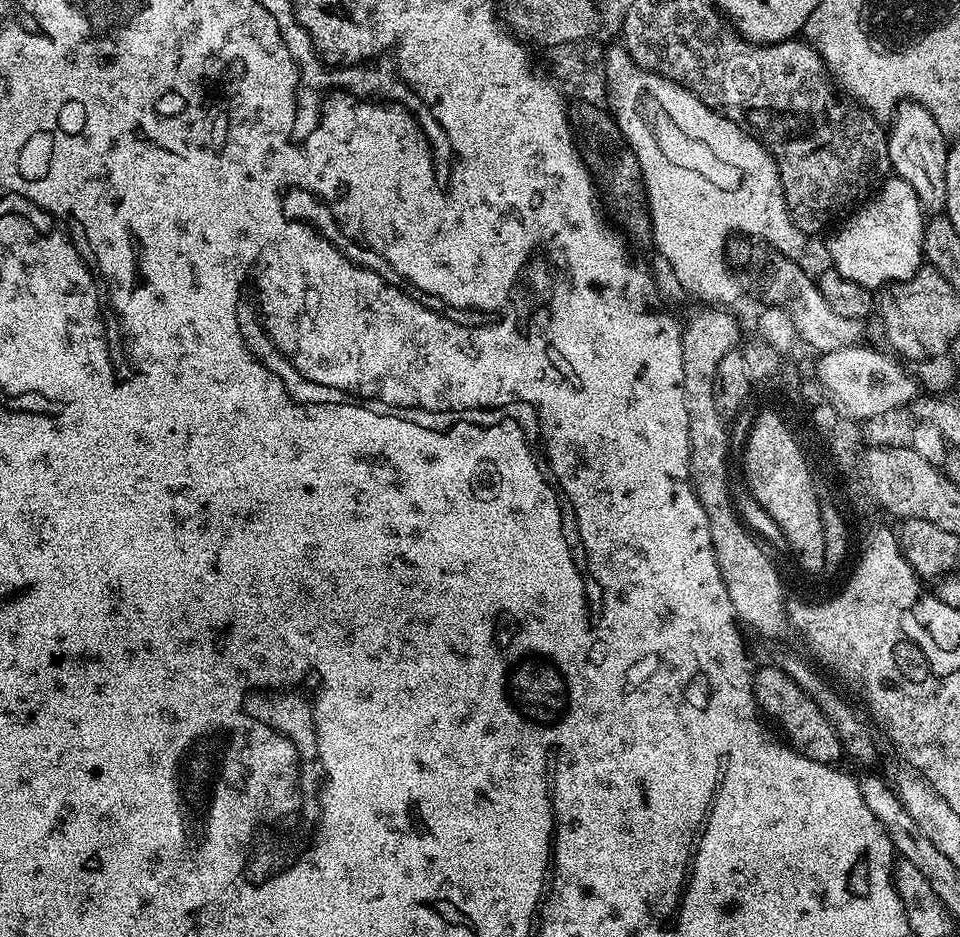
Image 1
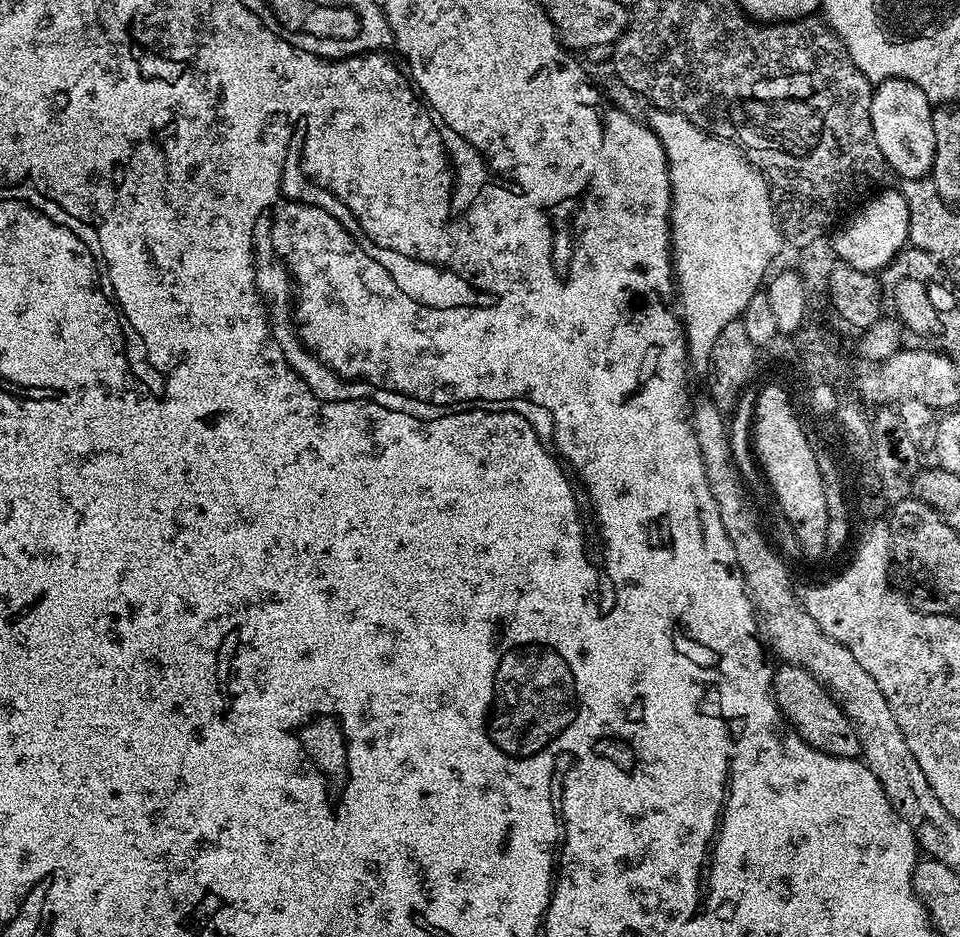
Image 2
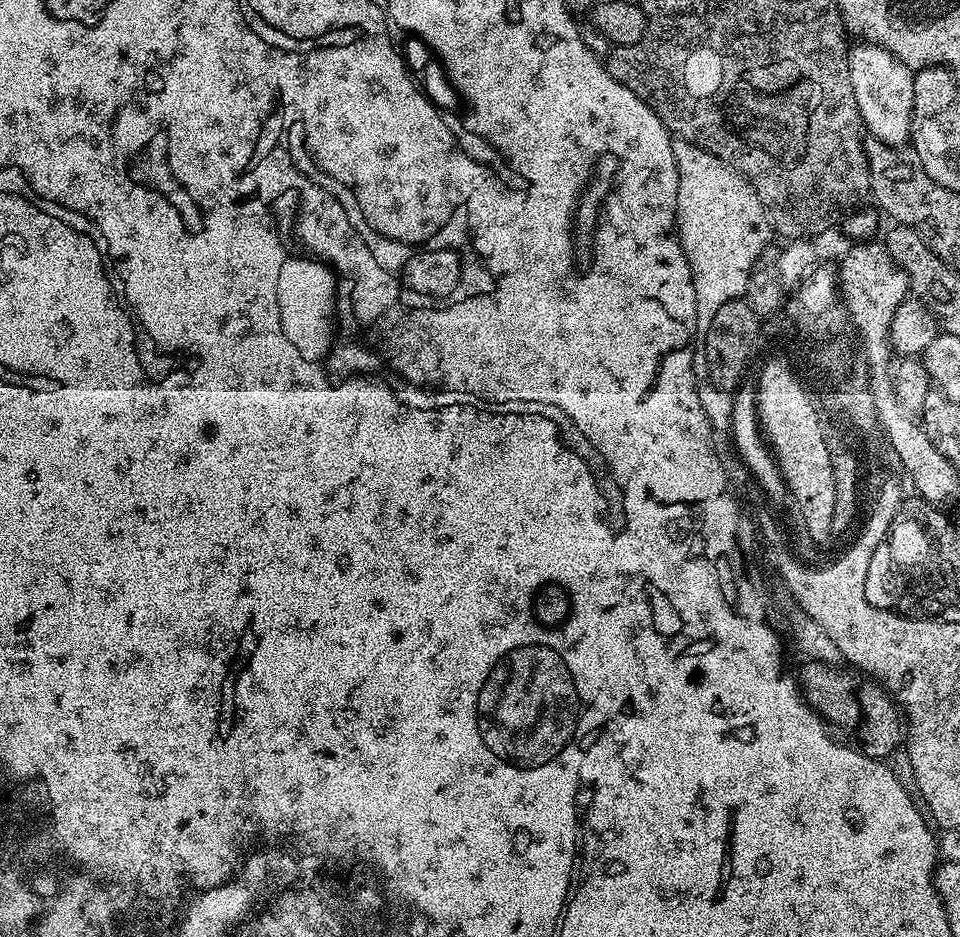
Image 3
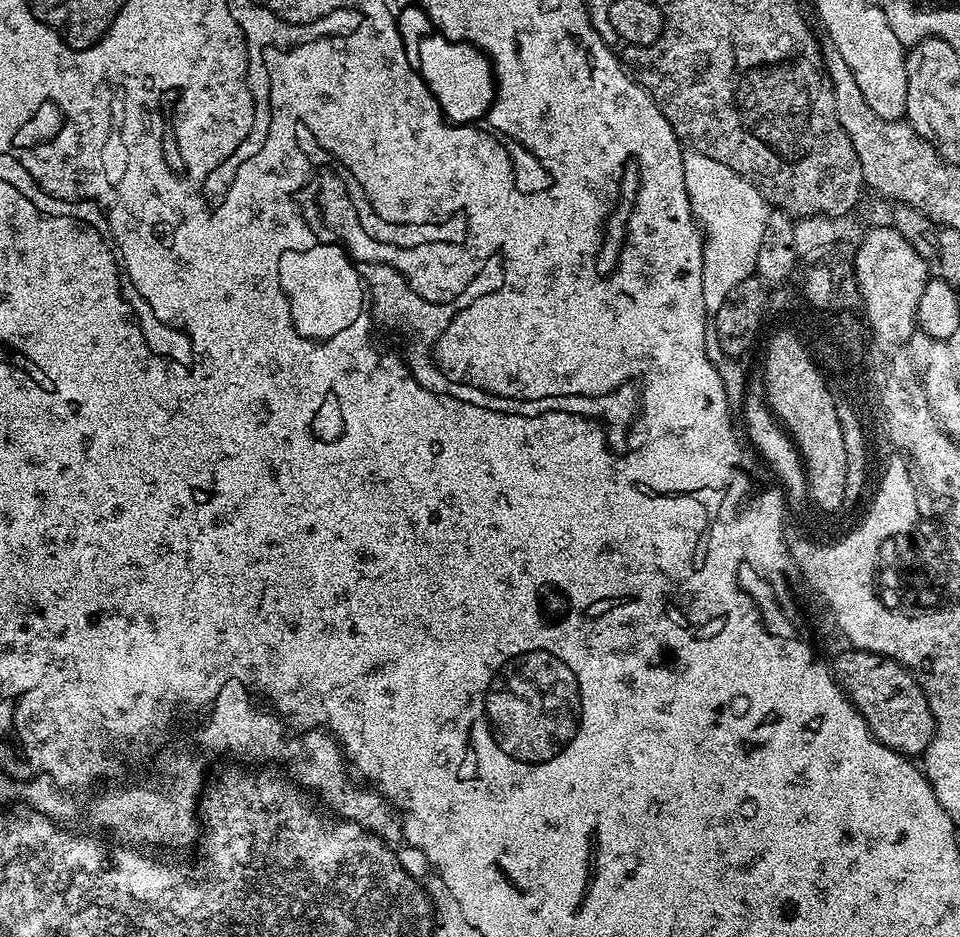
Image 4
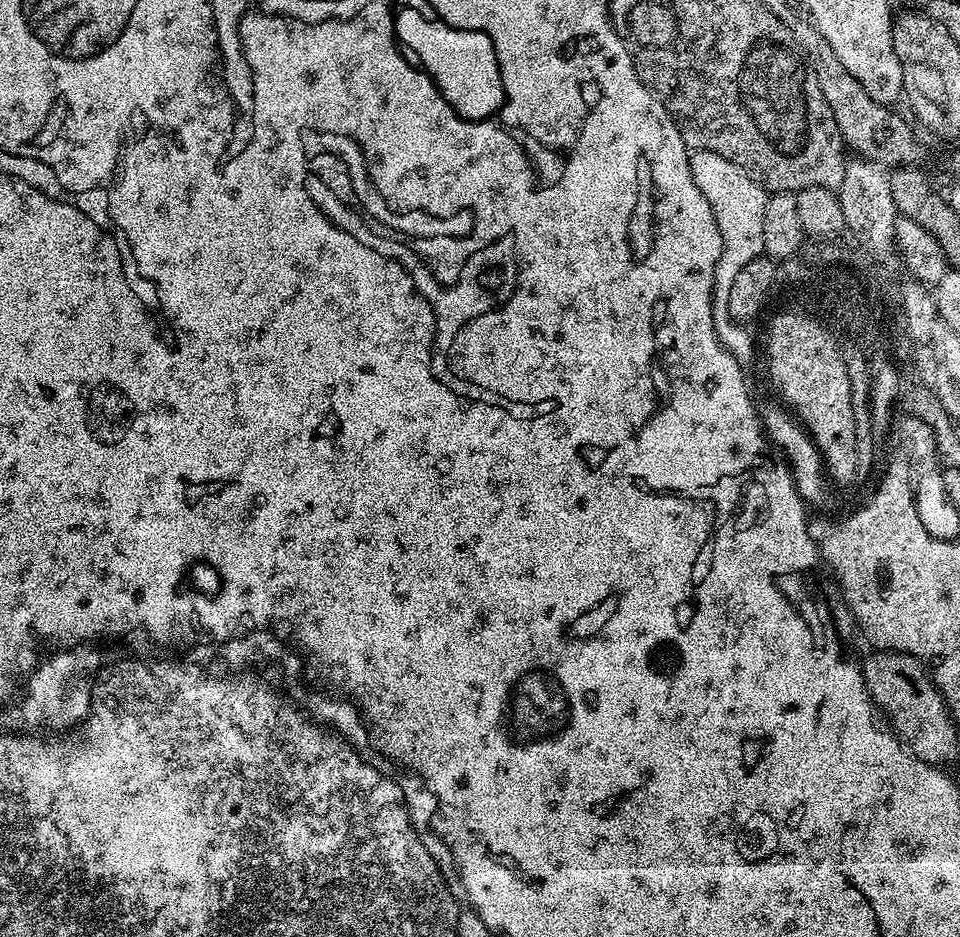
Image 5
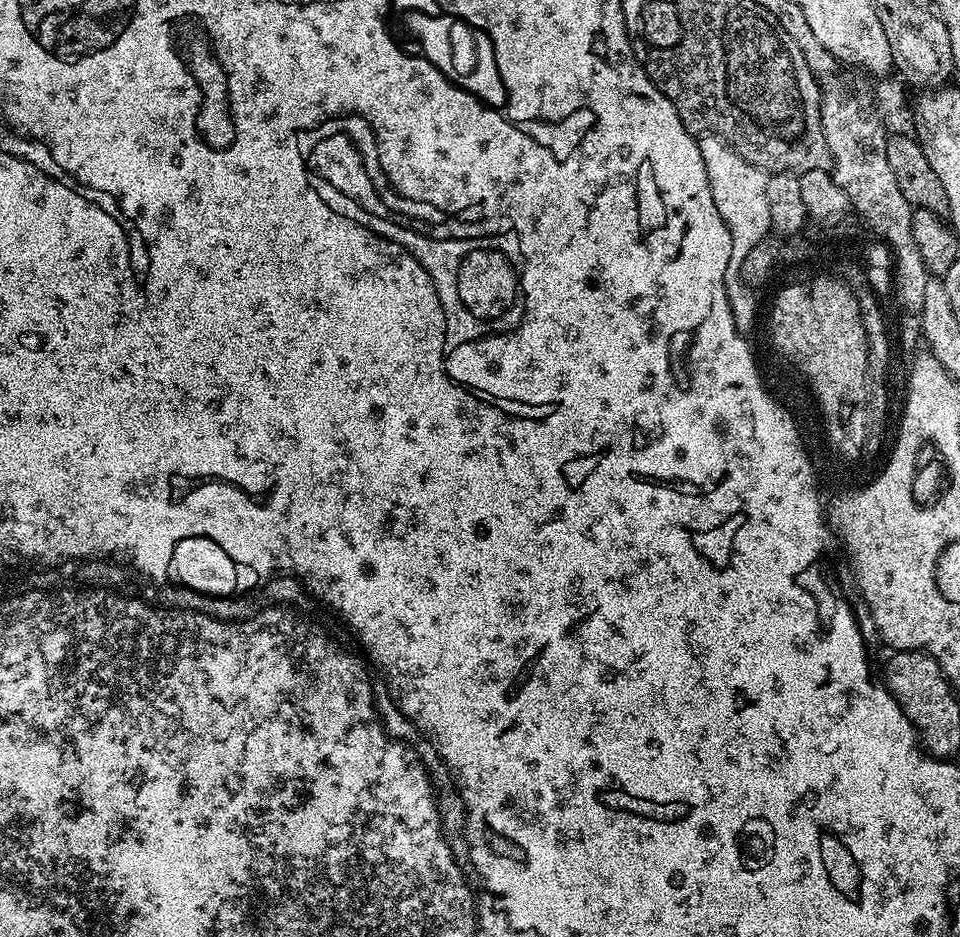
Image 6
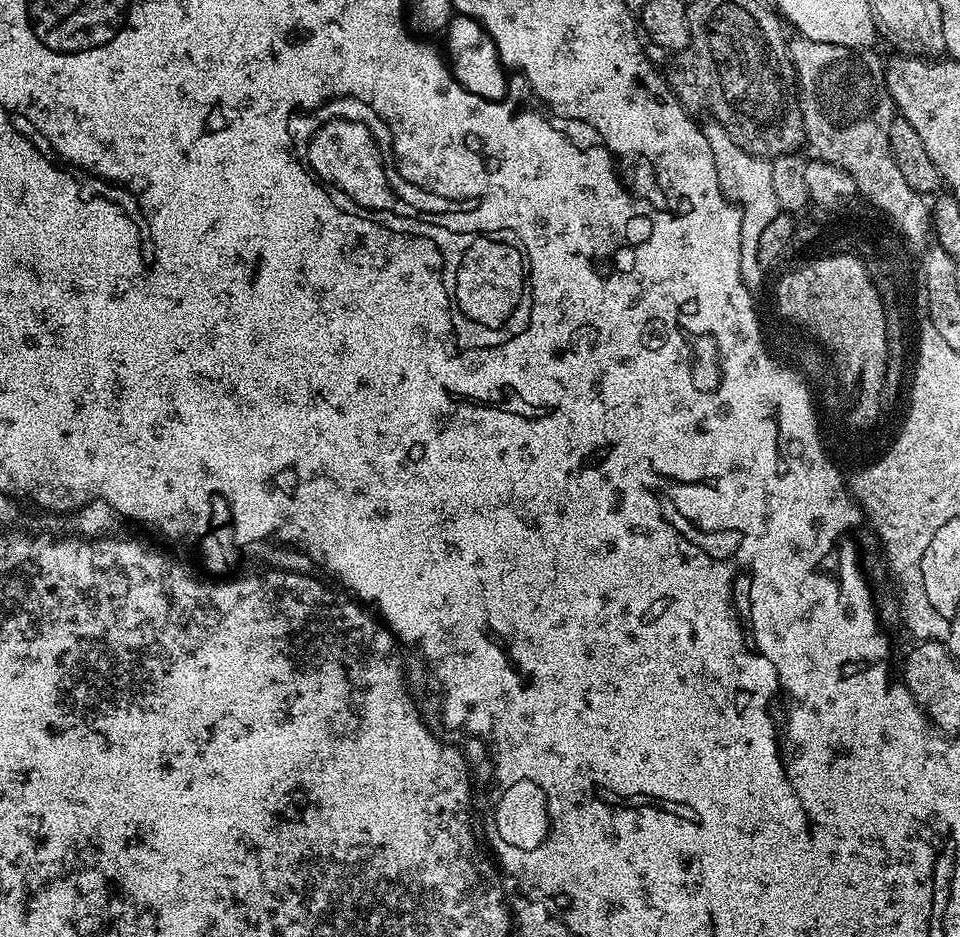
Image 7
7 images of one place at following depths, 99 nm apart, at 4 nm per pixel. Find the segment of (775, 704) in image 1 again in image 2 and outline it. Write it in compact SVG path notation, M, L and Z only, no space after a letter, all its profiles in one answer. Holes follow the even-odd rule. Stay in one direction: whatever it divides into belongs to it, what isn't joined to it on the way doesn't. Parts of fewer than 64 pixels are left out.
M781 663L779 667L772 673L772 697L800 739L819 752L825 752L827 756L857 759L858 737L831 692L822 686L822 682L818 682L818 678L798 666Z

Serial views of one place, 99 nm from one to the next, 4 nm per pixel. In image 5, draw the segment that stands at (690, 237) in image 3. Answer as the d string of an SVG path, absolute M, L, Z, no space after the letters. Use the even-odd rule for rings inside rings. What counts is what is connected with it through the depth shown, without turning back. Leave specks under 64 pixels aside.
M705 148L701 152L692 152L688 165L690 174L694 174L694 186L698 186L706 202L710 202L710 210L714 210L714 218L722 234L722 258L718 258L716 263L712 287L712 311L720 312L734 278L745 269L747 263L762 256L762 213L766 210L769 193L765 192L761 184L751 180L734 162Z

